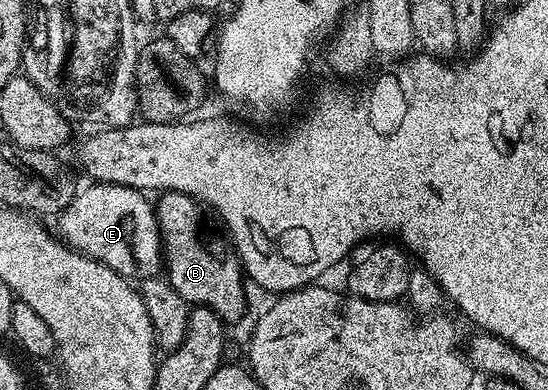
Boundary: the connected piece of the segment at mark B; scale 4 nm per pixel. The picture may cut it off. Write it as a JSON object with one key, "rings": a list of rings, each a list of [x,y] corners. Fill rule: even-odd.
{"rings":[[[175,190],[163,193],[156,202],[158,230],[162,234],[164,251],[164,274],[171,288],[187,304],[212,309],[226,324],[238,322],[246,314],[246,286],[244,271],[237,257],[217,258],[202,243],[198,229],[202,218],[198,215],[199,203]],[[243,282],[243,283],[242,283]],[[246,285],[246,286],[245,286]]]}

